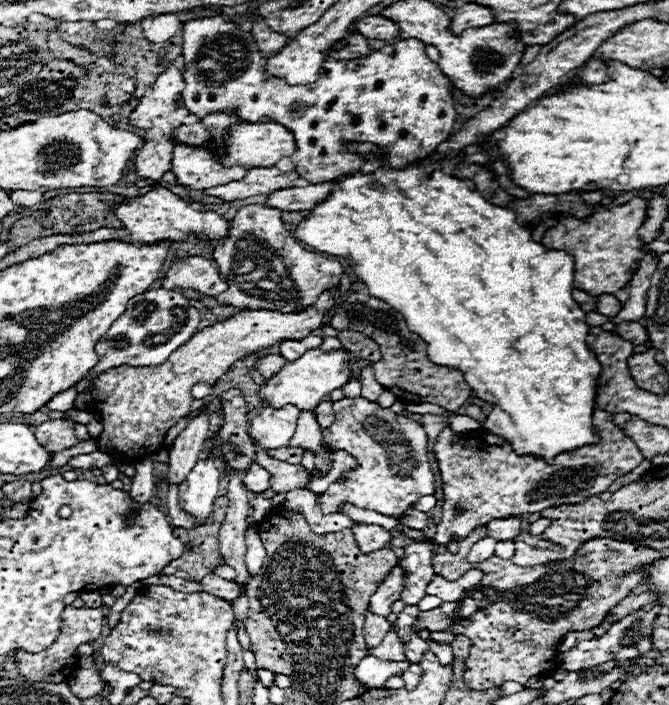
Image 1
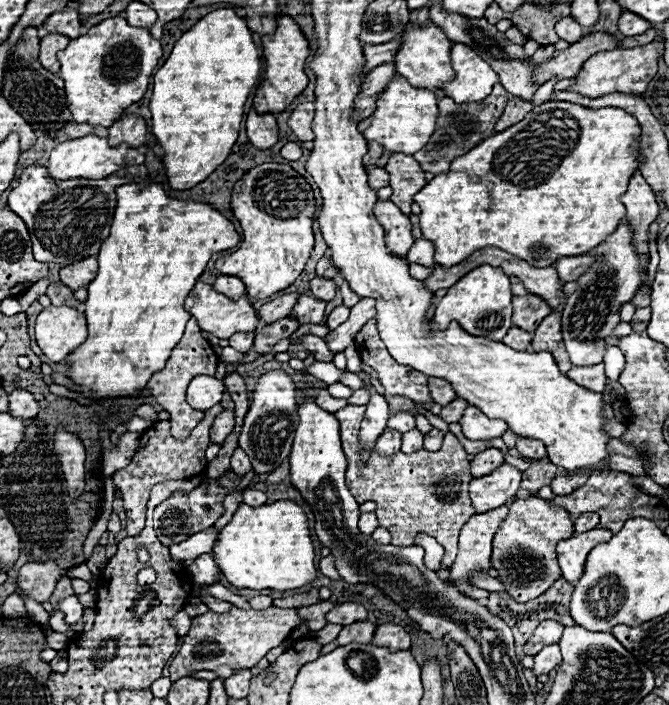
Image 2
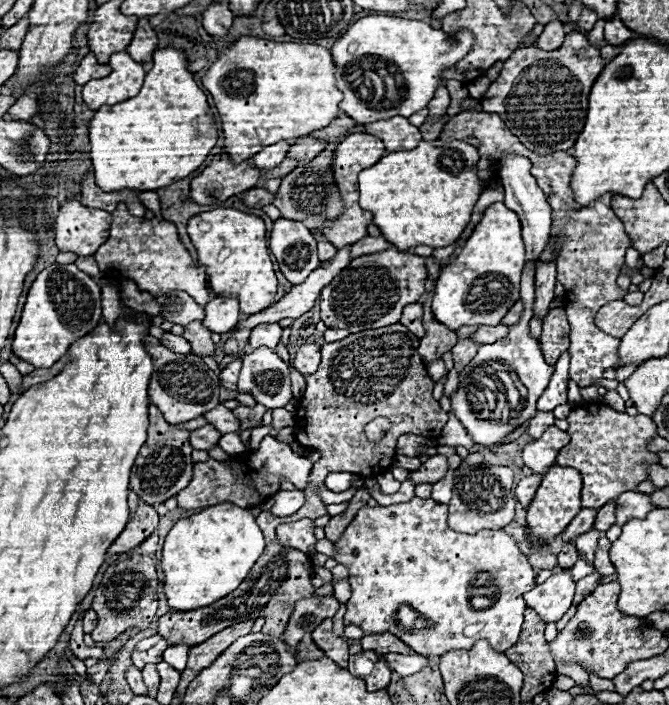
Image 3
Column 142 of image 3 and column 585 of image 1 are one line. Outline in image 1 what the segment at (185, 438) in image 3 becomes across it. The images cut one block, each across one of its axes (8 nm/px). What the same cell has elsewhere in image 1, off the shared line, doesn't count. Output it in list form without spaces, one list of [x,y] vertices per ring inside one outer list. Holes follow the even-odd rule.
[[[596,410],[592,412],[592,422],[600,434],[600,442],[558,454],[552,464],[532,454],[516,454],[508,440],[486,430],[474,432],[464,444],[454,444],[456,432],[446,426],[434,442],[434,454],[440,466],[444,490],[442,520],[436,526],[434,542],[446,546],[452,534],[462,540],[474,526],[486,524],[496,516],[534,514],[550,506],[582,504],[590,496],[606,492],[616,478],[632,472],[644,460],[636,444],[622,432],[622,428],[612,424],[612,414]],[[454,504],[462,504],[464,512],[454,516]]]

